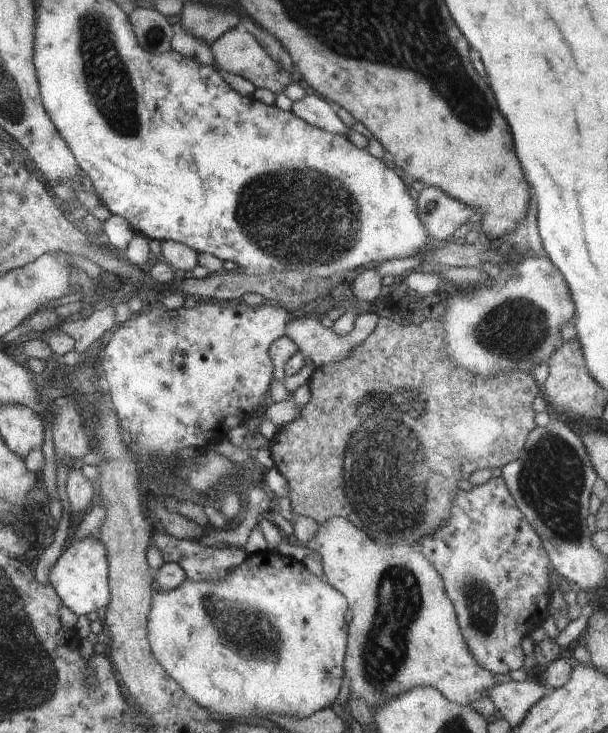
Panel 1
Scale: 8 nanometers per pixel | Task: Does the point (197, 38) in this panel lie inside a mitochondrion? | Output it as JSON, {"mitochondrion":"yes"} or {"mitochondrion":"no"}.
{"mitochondrion":"no"}

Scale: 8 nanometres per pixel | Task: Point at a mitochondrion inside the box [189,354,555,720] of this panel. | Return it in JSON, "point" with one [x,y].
{"point":[380,470]}

